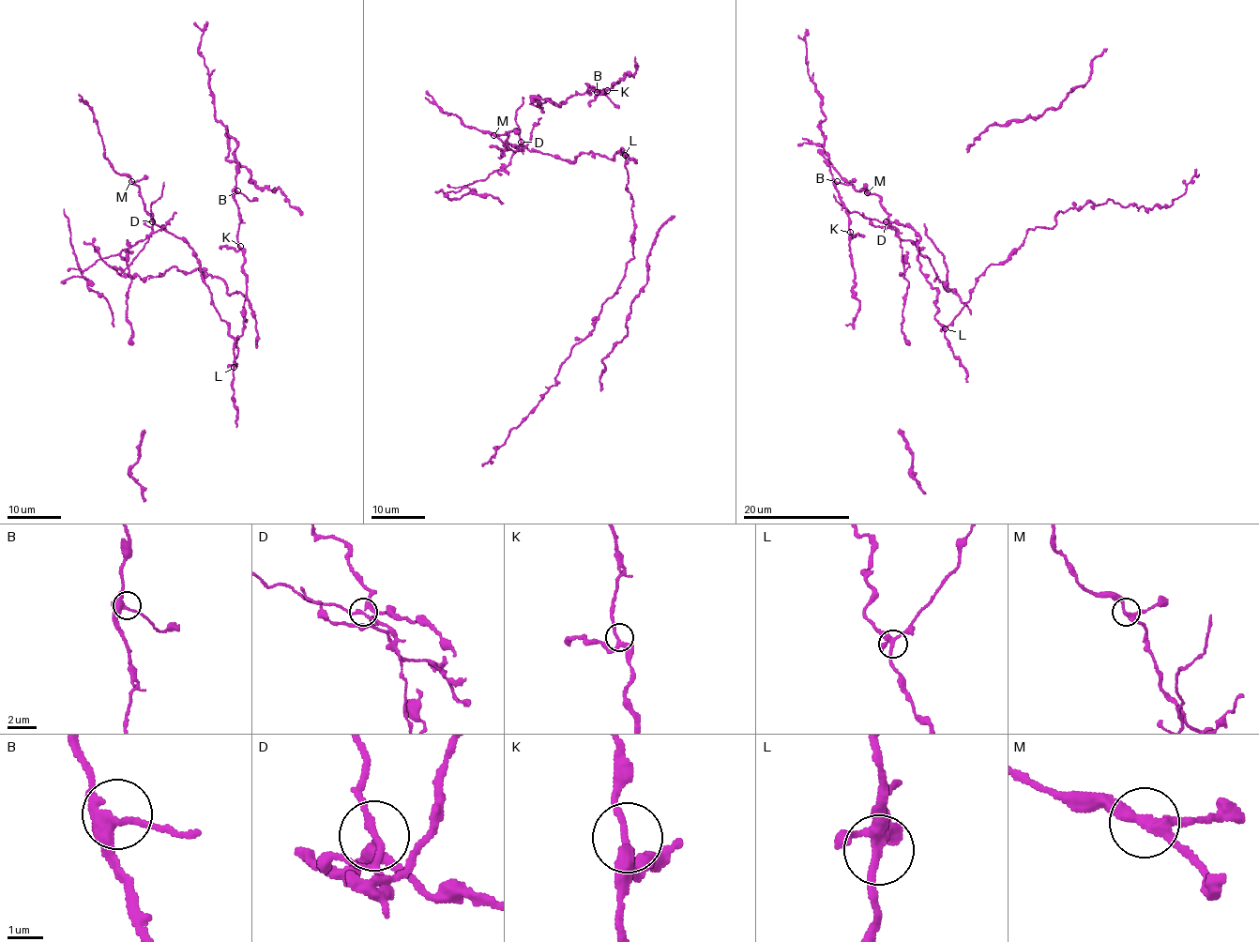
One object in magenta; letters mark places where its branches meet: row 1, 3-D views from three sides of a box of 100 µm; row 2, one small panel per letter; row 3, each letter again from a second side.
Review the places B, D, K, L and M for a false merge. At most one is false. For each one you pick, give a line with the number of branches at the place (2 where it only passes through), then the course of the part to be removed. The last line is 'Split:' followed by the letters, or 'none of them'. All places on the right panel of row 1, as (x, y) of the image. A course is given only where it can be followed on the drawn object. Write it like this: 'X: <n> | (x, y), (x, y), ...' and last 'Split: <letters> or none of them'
D: 4 | (886, 221), (900, 238), (911, 240), (929, 258), (939, 281), (947, 281), (944, 256), (923, 222)
Split: D

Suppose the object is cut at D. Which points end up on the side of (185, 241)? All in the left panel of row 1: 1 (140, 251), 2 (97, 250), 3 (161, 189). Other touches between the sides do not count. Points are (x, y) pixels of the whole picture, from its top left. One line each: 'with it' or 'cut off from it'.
1: cut off from it
2: with it
3: cut off from it

